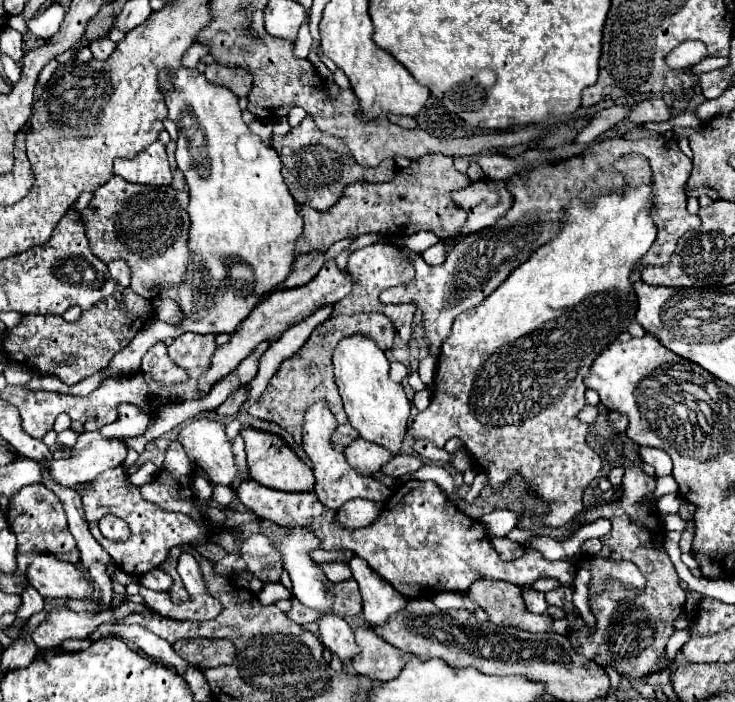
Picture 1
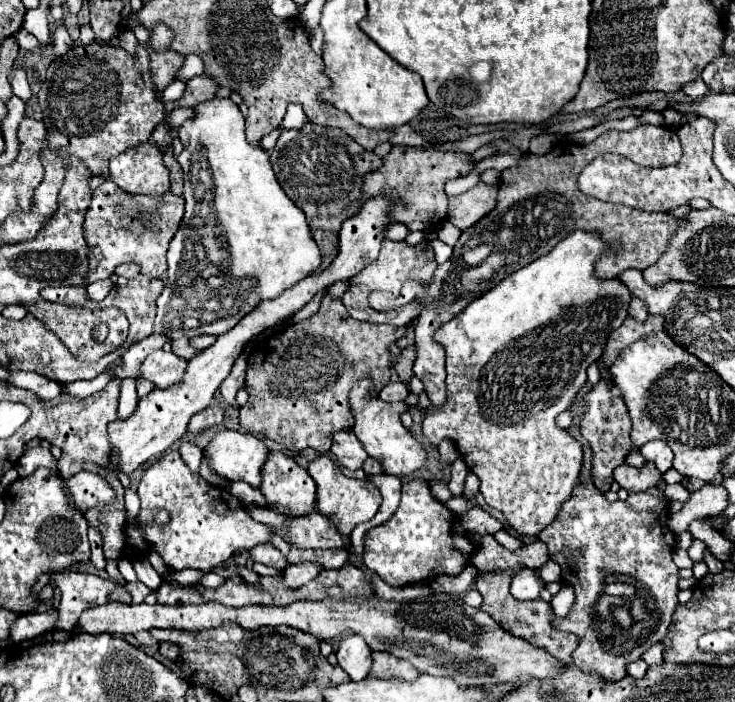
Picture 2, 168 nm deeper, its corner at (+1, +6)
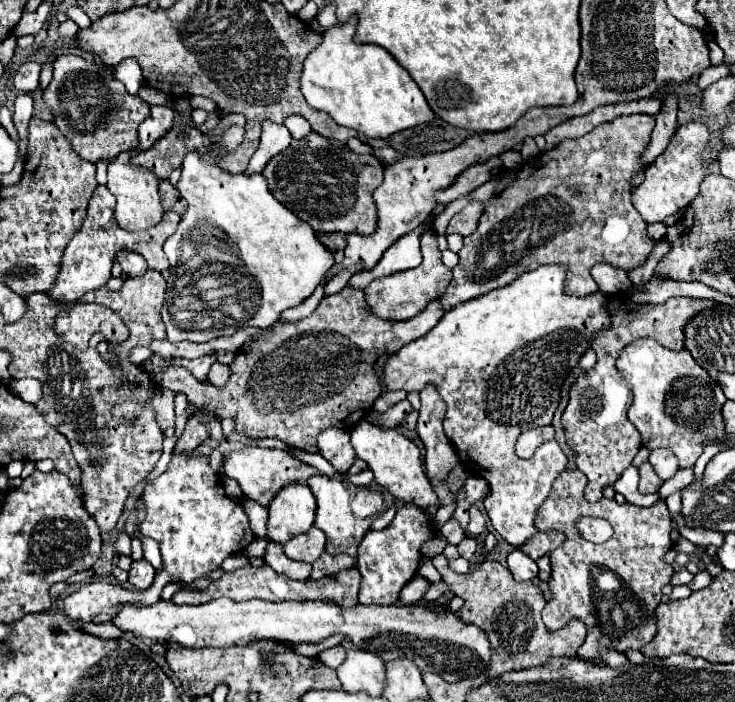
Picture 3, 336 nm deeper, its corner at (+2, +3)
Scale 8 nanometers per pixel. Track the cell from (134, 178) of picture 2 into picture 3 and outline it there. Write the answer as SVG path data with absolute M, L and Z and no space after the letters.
M127 153L117 155L111 163L109 163L109 181L107 181L107 189L111 191L111 195L115 195L117 199L117 207L115 207L115 219L121 225L121 229L129 229L129 231L143 231L149 229L153 225L157 225L163 217L163 207L161 207L161 199L159 199L159 179L149 173L143 167L135 167L129 161L131 157Z

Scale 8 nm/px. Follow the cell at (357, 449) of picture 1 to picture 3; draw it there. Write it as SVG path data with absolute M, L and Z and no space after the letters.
M325 429L319 437L317 437L317 447L319 453L339 471L345 473L353 461L355 461L355 451L351 447L349 441L349 431L343 429Z

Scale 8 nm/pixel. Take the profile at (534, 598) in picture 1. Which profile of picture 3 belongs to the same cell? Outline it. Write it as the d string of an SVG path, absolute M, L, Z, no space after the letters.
M519 549L507 555L507 567L513 573L515 581L531 581L533 577L537 577L537 563Z

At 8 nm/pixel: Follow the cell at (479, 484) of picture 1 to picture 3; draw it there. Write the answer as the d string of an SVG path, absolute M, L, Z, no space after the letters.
M361 421L351 431L351 443L357 457L361 457L369 465L369 469L375 473L375 481L381 487L385 487L395 499L399 499L401 503L413 503L419 509L427 509L429 505L435 505L435 507L439 505L437 495L433 493L431 483L423 473L423 461L417 445L407 437L403 437L399 431L393 431L393 429L383 431L371 425L369 421Z

